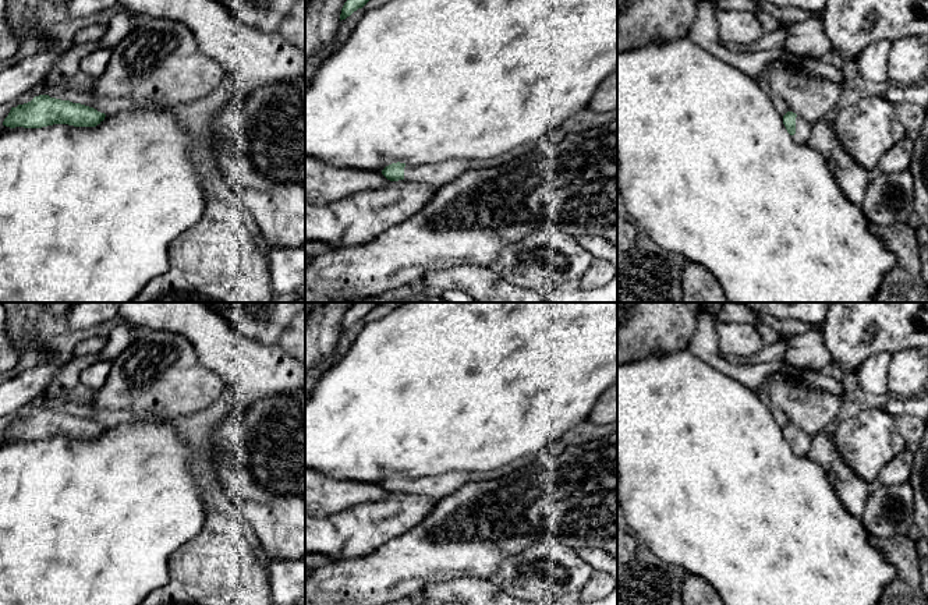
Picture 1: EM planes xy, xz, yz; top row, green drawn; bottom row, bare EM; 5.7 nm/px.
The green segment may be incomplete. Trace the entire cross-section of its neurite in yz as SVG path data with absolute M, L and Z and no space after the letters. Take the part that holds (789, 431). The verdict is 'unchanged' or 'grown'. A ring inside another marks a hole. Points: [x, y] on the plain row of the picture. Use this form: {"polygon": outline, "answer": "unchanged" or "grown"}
{"polygon": "M787 424L783 428L783 436L784 436L787 445L791 447L791 452L797 457L808 456L811 438L804 431L801 431L800 428L797 428L793 424Z", "answer": "grown"}

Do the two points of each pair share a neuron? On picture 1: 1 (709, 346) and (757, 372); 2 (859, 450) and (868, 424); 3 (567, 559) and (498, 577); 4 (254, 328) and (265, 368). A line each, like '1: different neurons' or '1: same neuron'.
1: same neuron
2: same neuron
3: same neuron
4: different neurons

